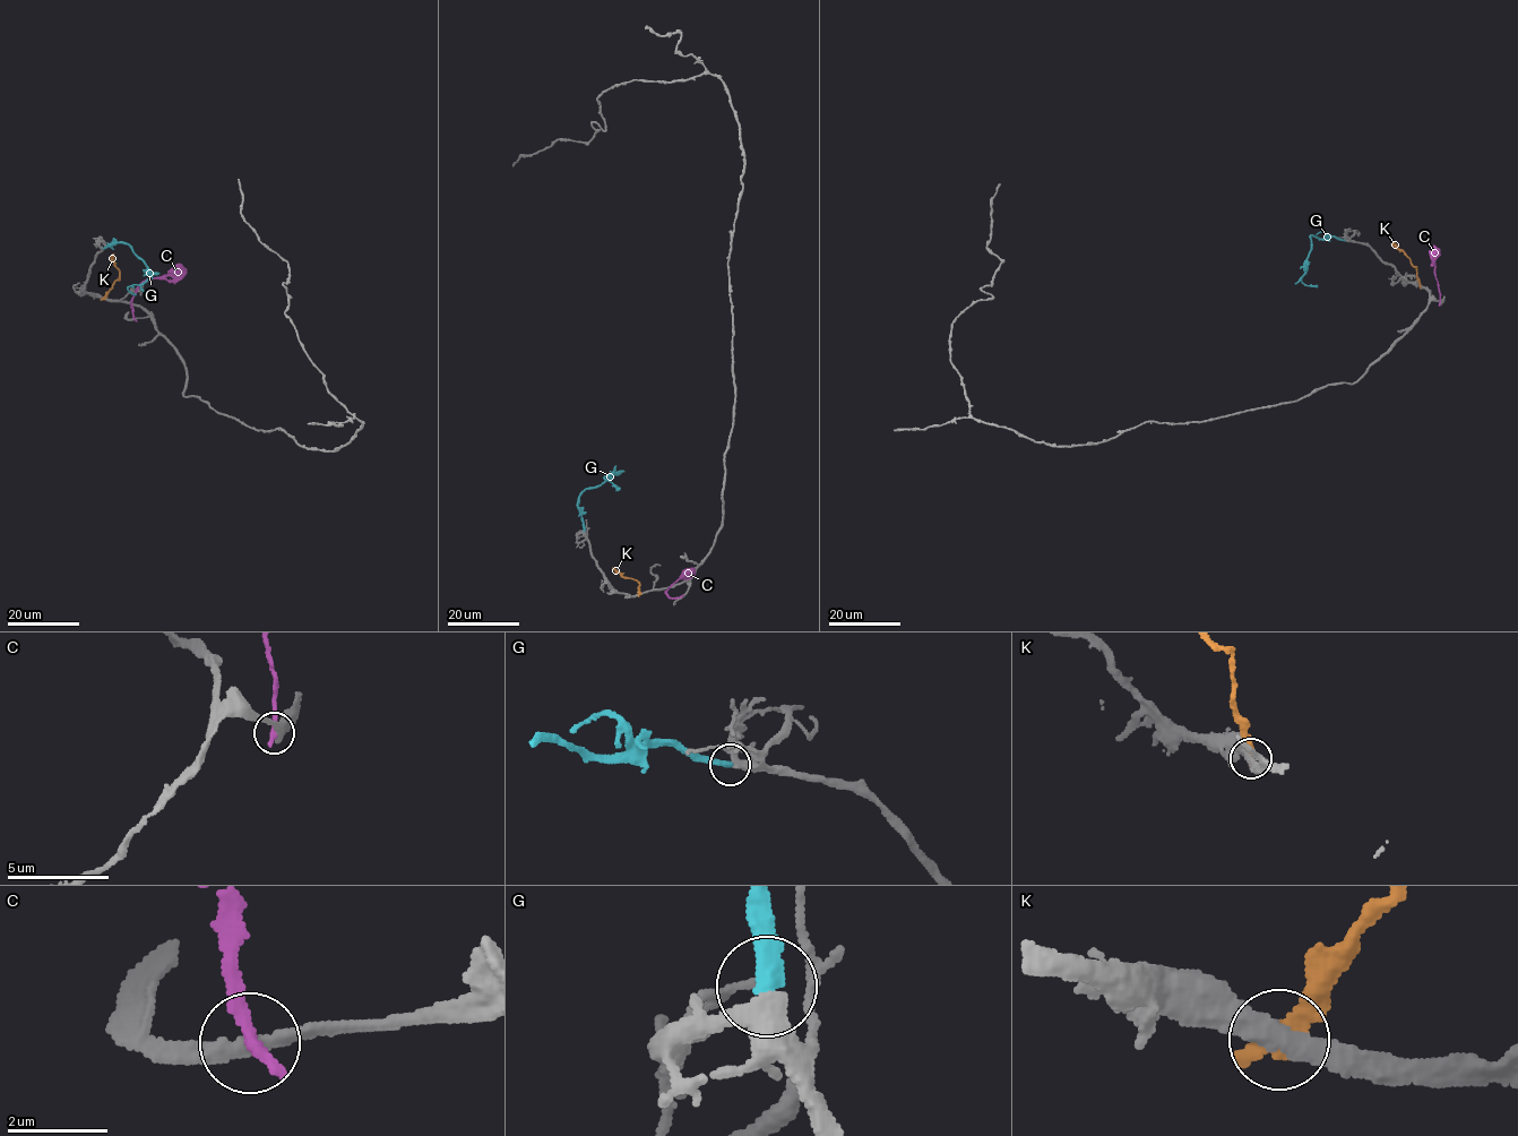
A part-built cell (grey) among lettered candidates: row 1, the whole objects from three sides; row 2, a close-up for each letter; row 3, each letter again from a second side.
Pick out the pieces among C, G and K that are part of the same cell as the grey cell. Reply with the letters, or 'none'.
G

